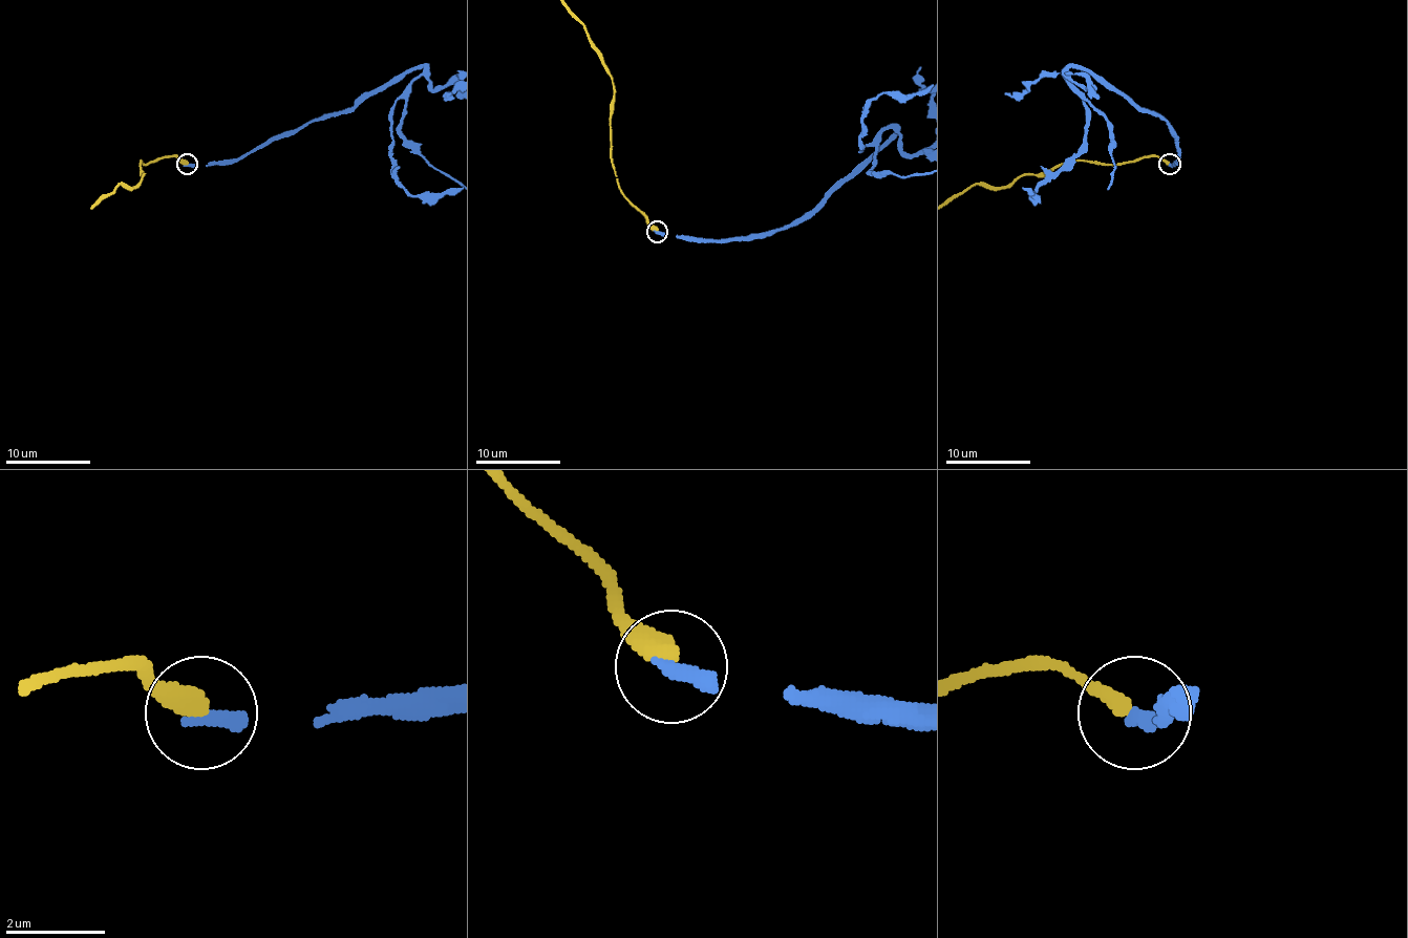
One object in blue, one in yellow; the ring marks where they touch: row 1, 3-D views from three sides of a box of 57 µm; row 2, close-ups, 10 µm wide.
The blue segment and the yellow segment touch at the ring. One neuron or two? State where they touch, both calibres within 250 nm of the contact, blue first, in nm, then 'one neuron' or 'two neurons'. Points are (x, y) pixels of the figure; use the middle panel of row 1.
place (657, 232); calibres 360 and 400 nm; two neurons

